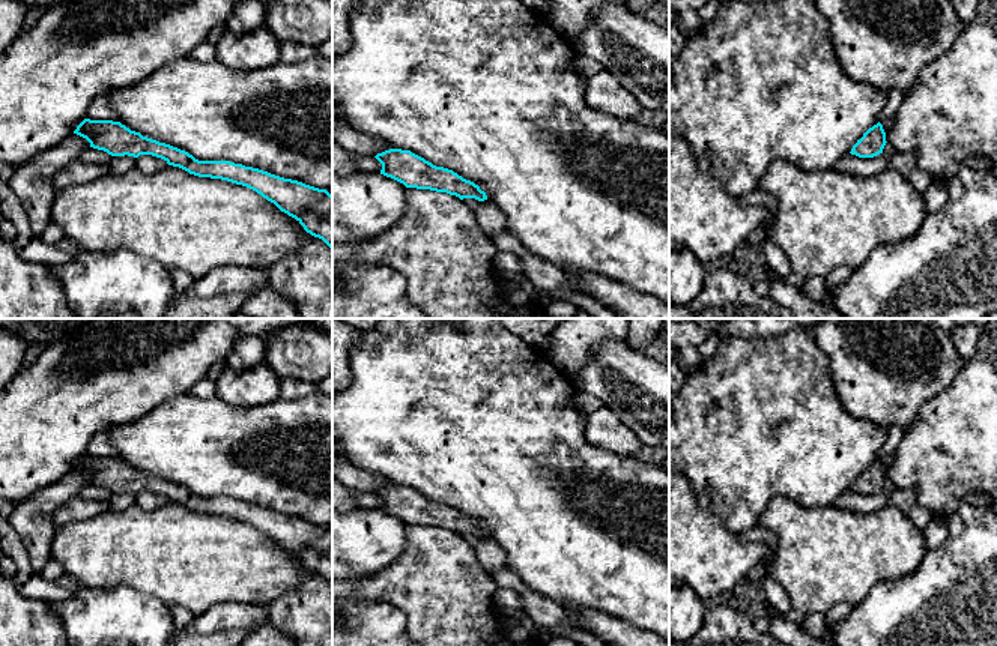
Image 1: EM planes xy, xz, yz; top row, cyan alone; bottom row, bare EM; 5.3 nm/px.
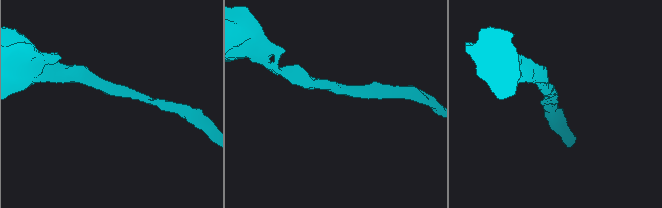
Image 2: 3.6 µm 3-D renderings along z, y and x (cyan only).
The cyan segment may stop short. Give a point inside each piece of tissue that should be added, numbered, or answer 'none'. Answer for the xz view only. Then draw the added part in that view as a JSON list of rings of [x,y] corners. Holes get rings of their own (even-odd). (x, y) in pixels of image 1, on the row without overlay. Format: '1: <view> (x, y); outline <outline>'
none

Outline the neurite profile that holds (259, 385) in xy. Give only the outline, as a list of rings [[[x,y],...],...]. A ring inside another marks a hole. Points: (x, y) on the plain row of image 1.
[[[266,362],[244,371],[226,367],[215,380],[215,395],[235,407],[265,406],[280,398],[278,376]]]

